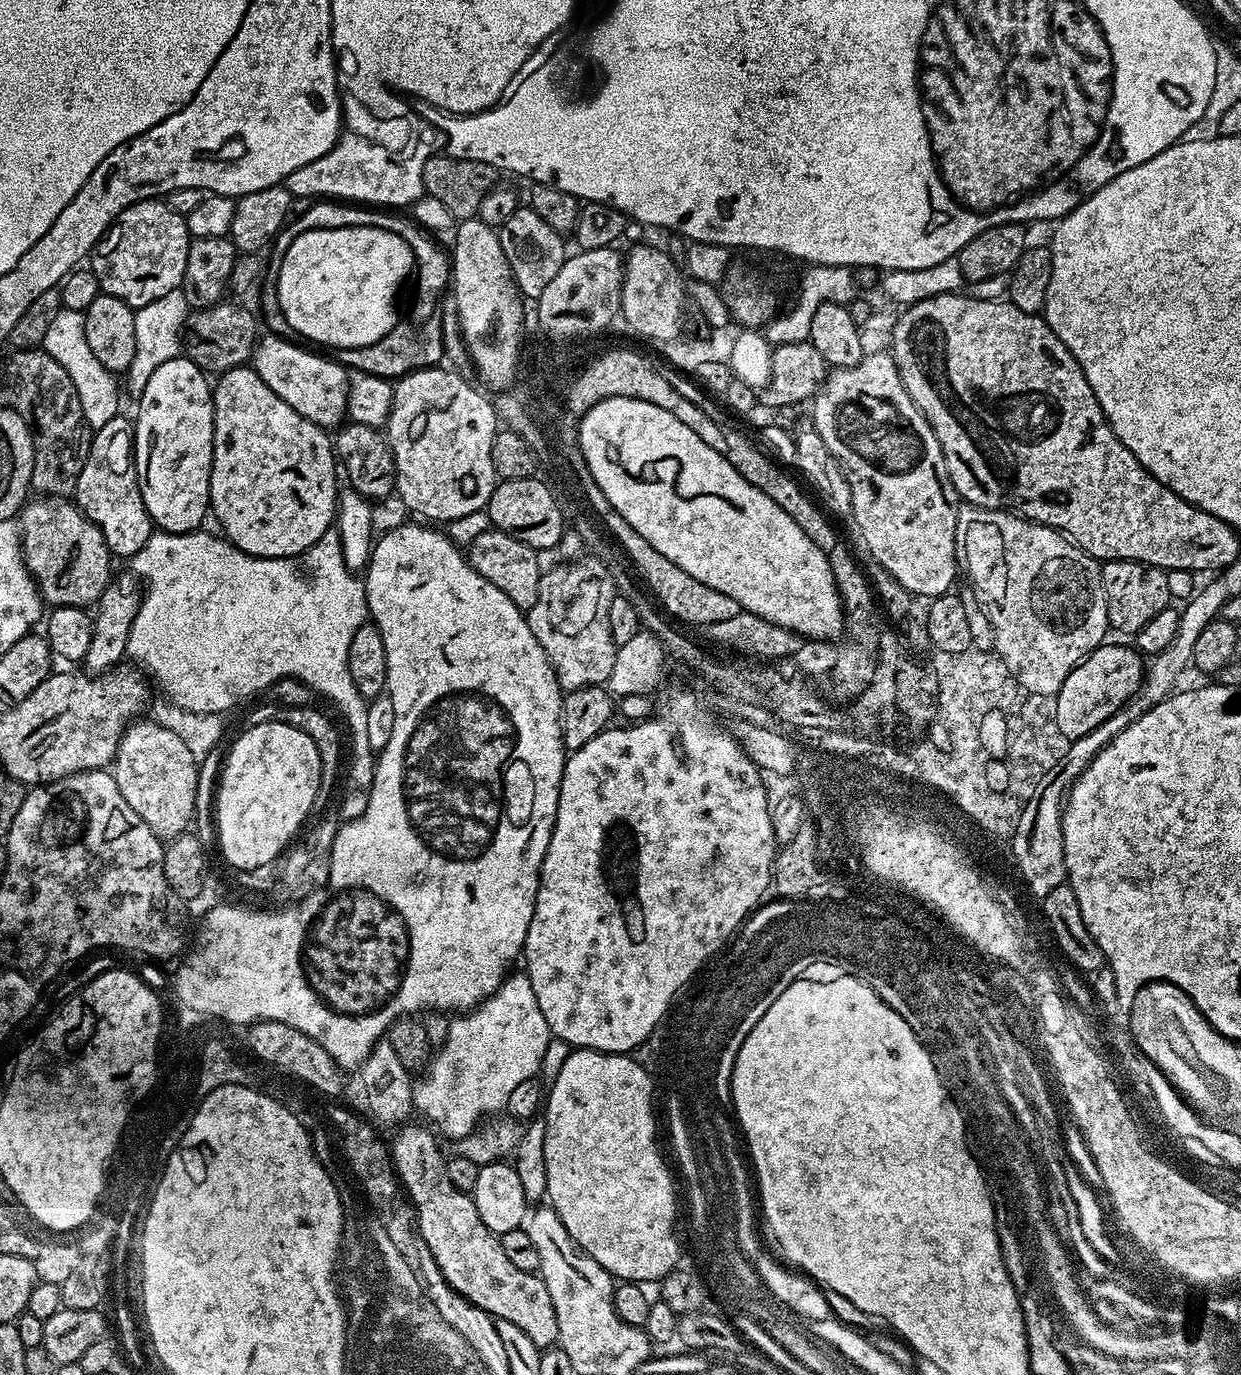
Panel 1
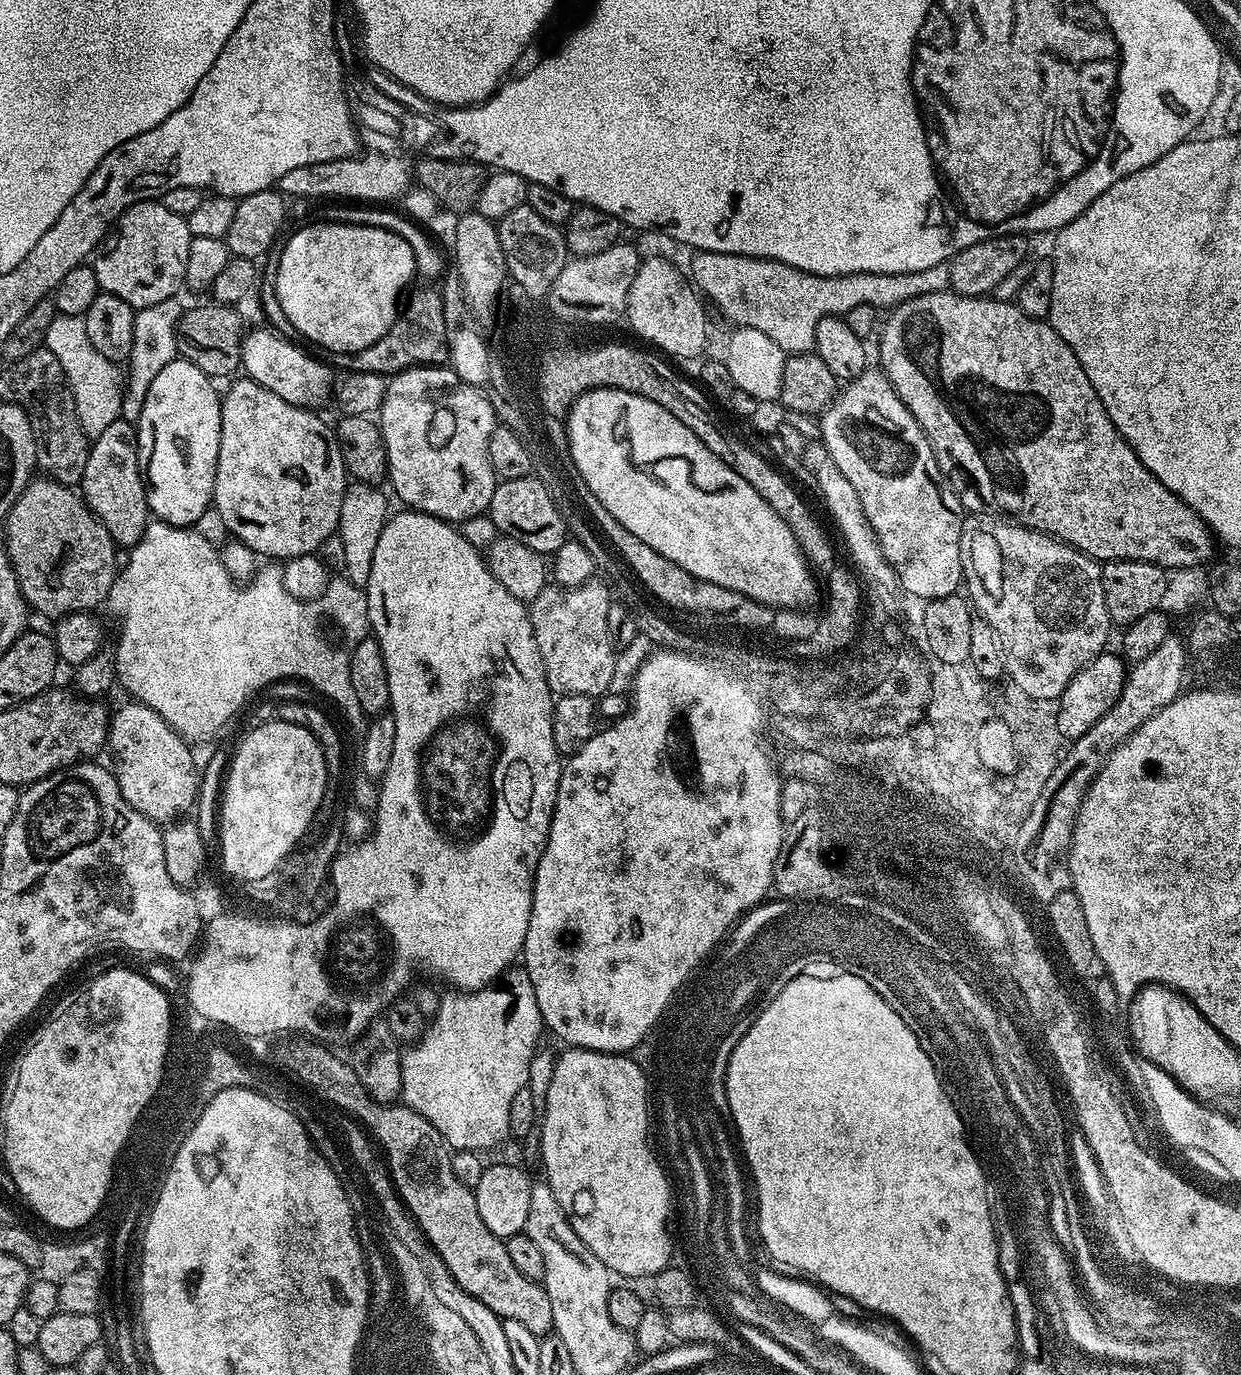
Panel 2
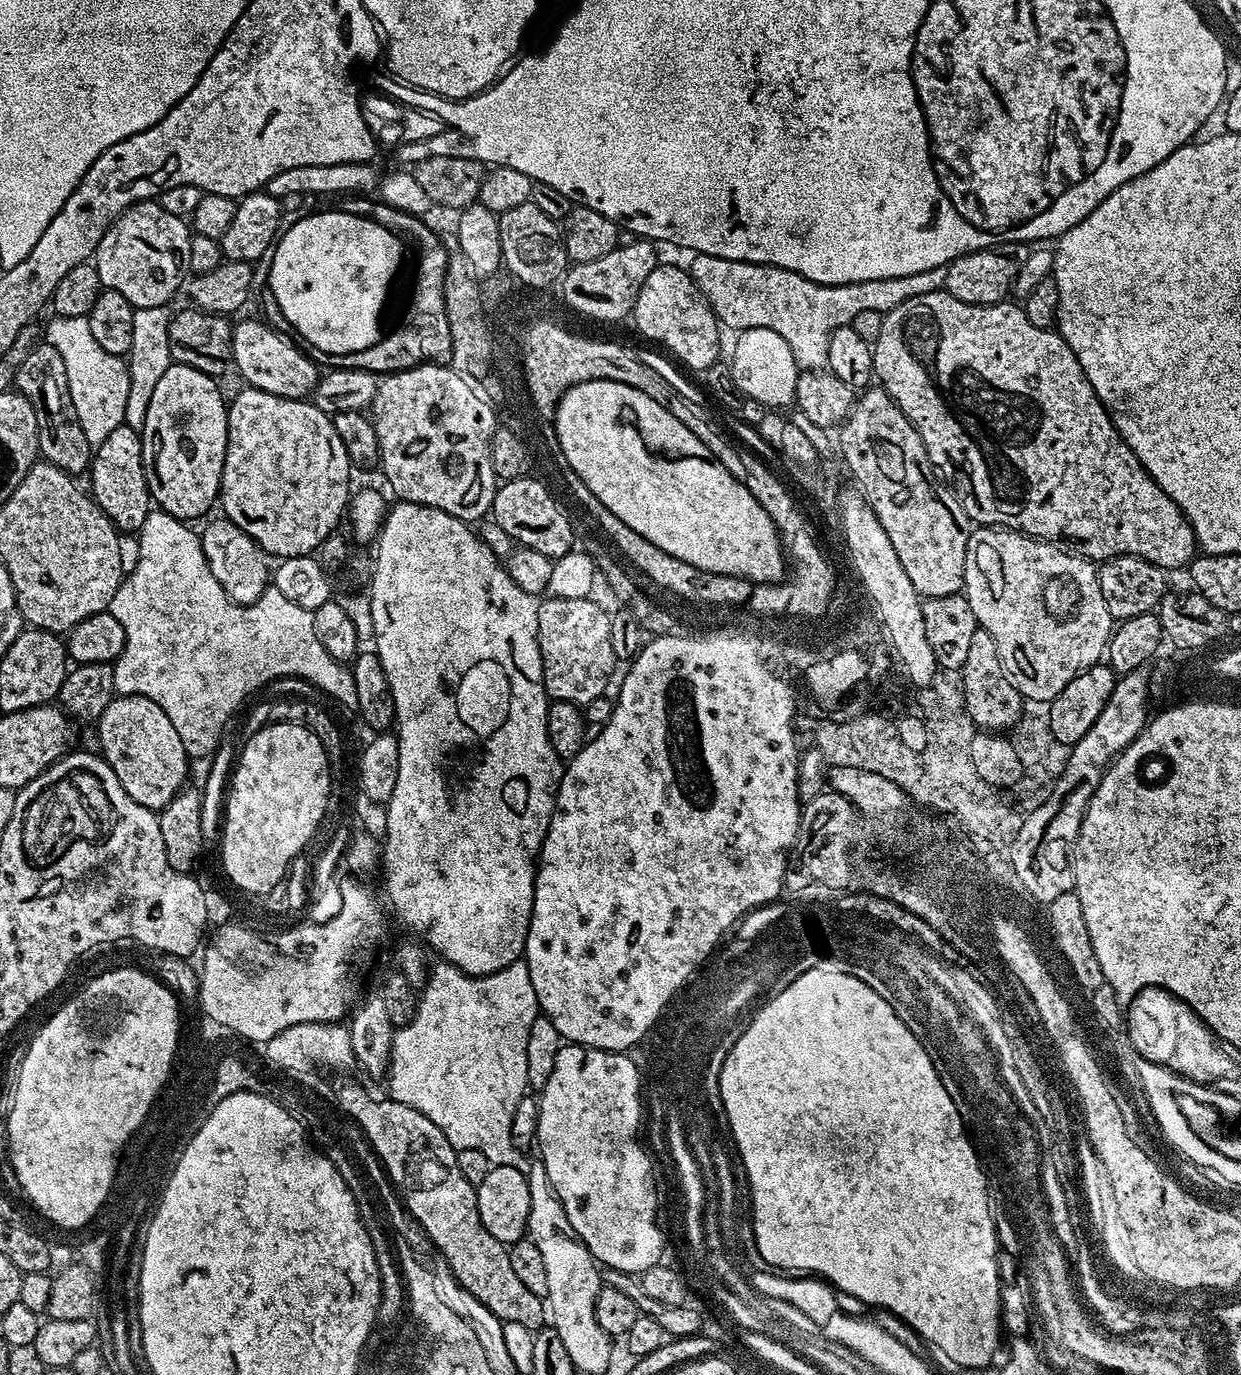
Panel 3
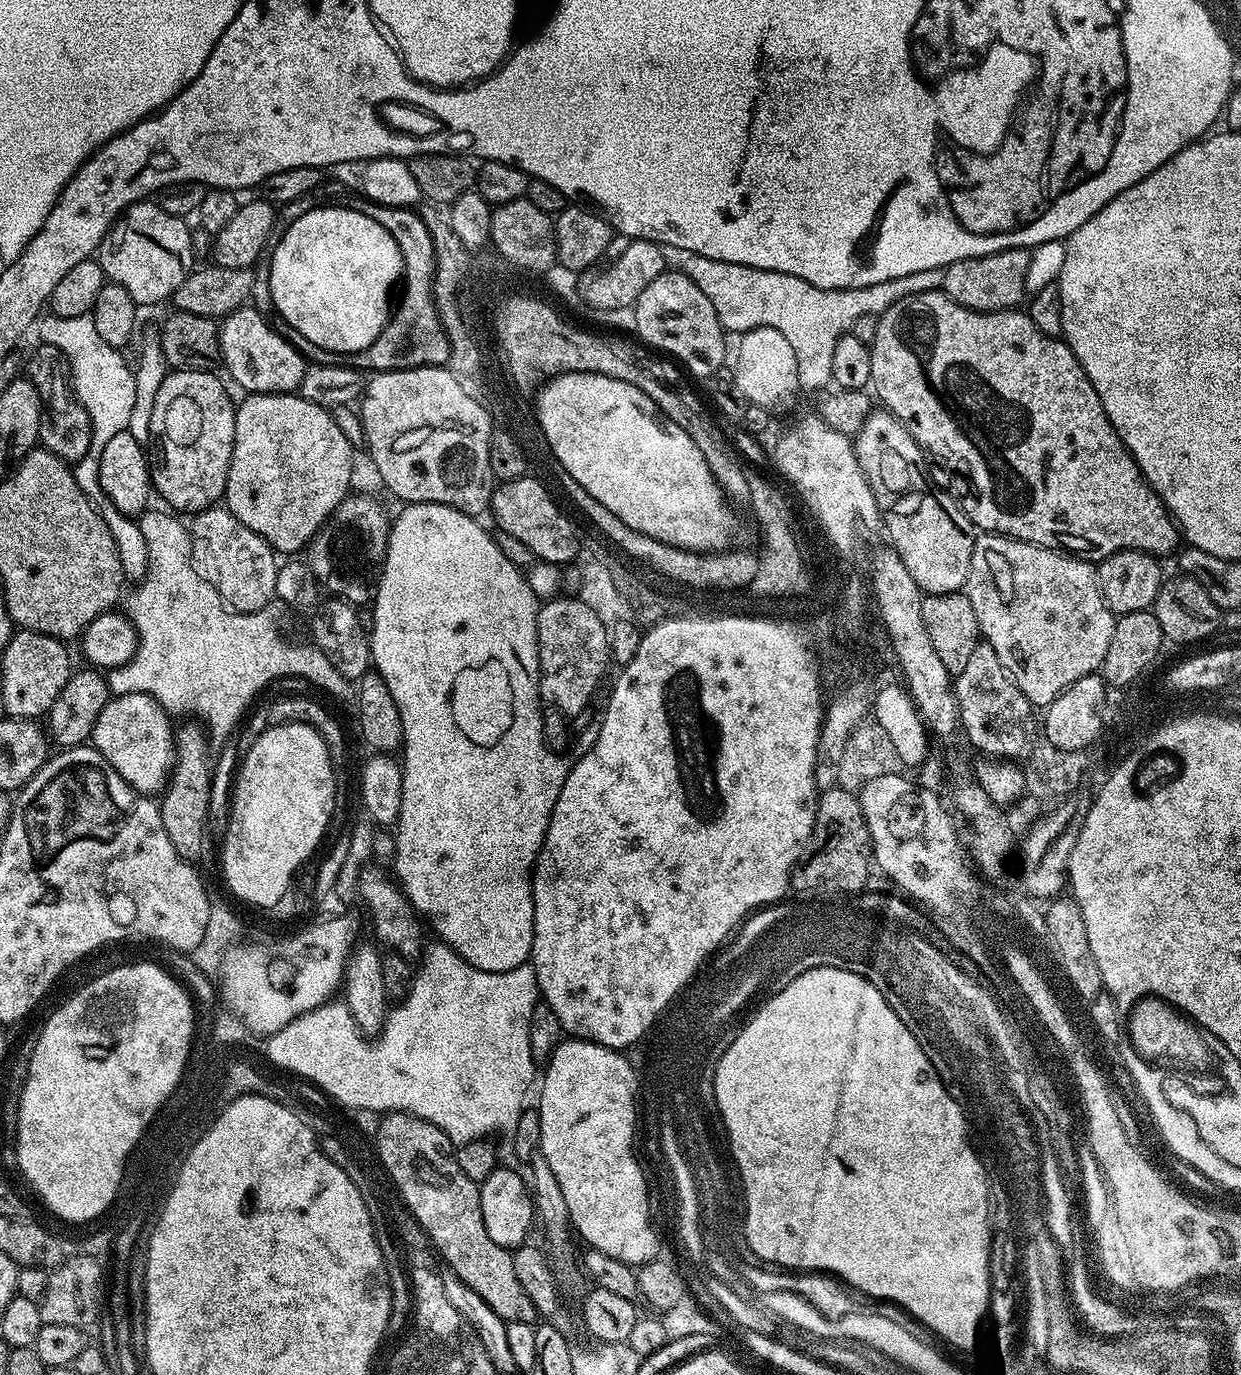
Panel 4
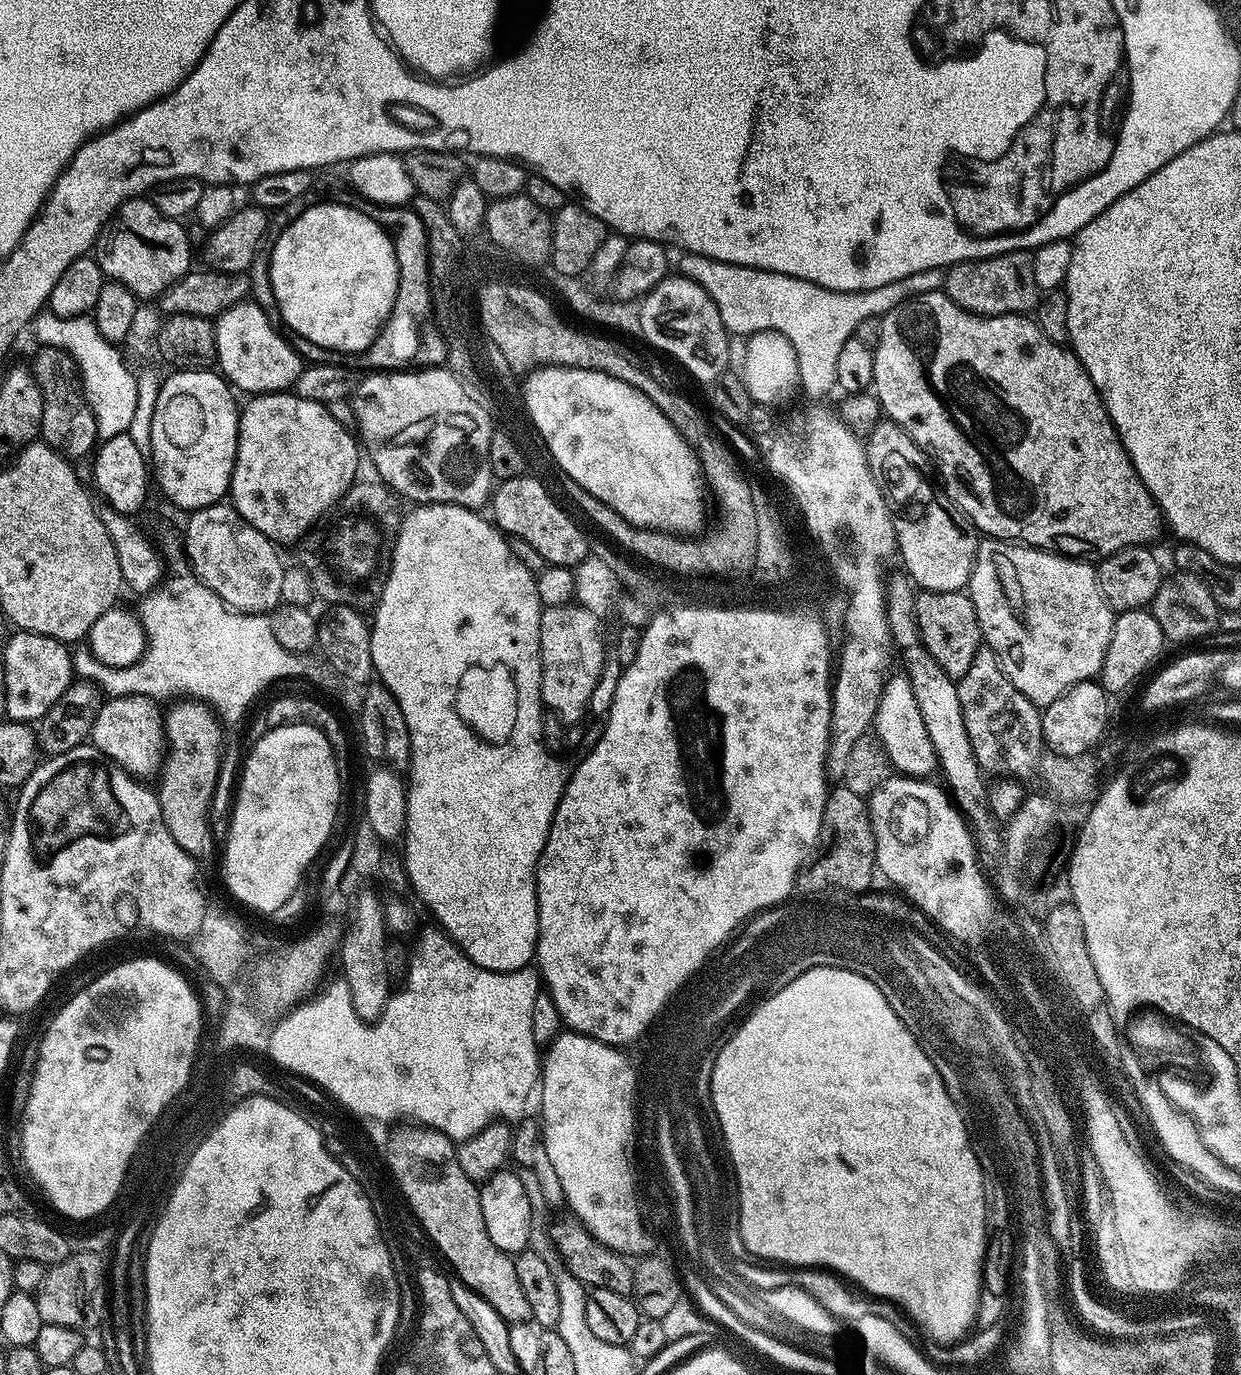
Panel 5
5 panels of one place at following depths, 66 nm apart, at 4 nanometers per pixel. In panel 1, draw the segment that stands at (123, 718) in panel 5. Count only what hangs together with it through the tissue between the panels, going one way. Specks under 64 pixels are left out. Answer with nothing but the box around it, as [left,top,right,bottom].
[110,718,198,838]

